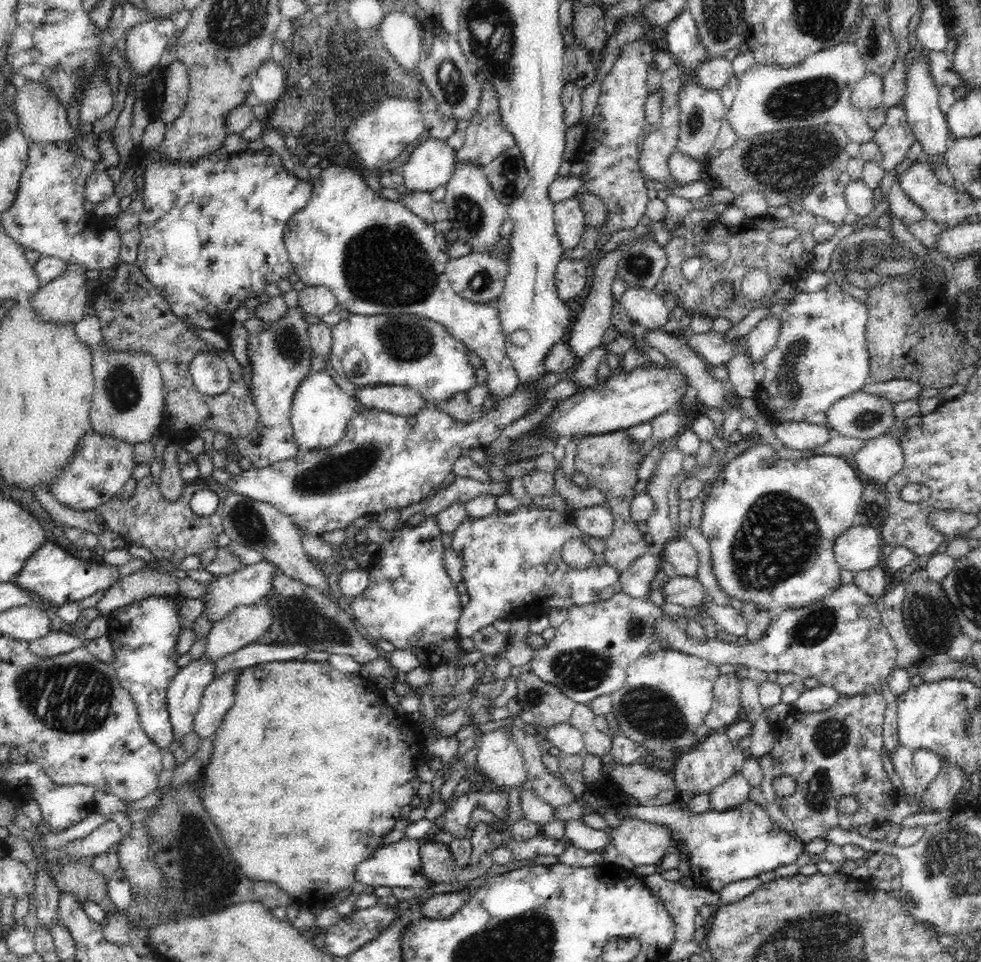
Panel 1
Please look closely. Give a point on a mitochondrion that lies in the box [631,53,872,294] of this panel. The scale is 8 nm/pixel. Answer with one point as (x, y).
(784, 165)

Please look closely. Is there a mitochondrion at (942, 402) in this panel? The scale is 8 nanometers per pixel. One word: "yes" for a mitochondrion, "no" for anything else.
no

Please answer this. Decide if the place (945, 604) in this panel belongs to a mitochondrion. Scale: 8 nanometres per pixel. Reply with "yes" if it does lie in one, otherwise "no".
yes

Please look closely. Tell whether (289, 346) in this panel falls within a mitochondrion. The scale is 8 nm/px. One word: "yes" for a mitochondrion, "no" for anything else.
yes

